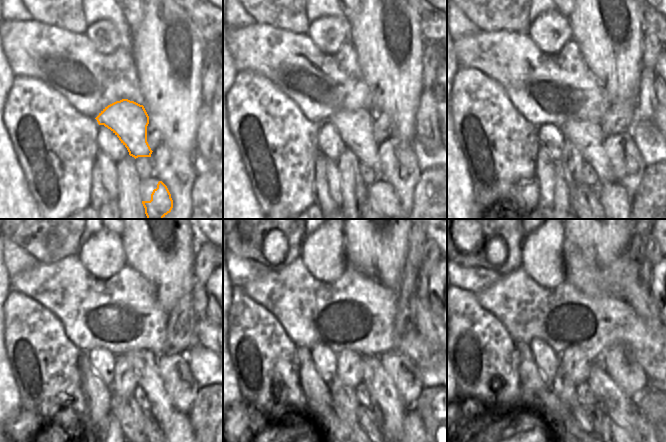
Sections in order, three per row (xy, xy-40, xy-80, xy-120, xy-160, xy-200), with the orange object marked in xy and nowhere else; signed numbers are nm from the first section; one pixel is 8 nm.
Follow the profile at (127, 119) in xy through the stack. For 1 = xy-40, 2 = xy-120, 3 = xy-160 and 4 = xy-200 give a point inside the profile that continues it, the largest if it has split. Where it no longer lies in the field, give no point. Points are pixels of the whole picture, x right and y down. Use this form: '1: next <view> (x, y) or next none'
1: next xy-40 (355, 127)
2: next xy-120 (144, 363)
3: next xy-160 (397, 422)
4: next xy-200 (618, 422)

